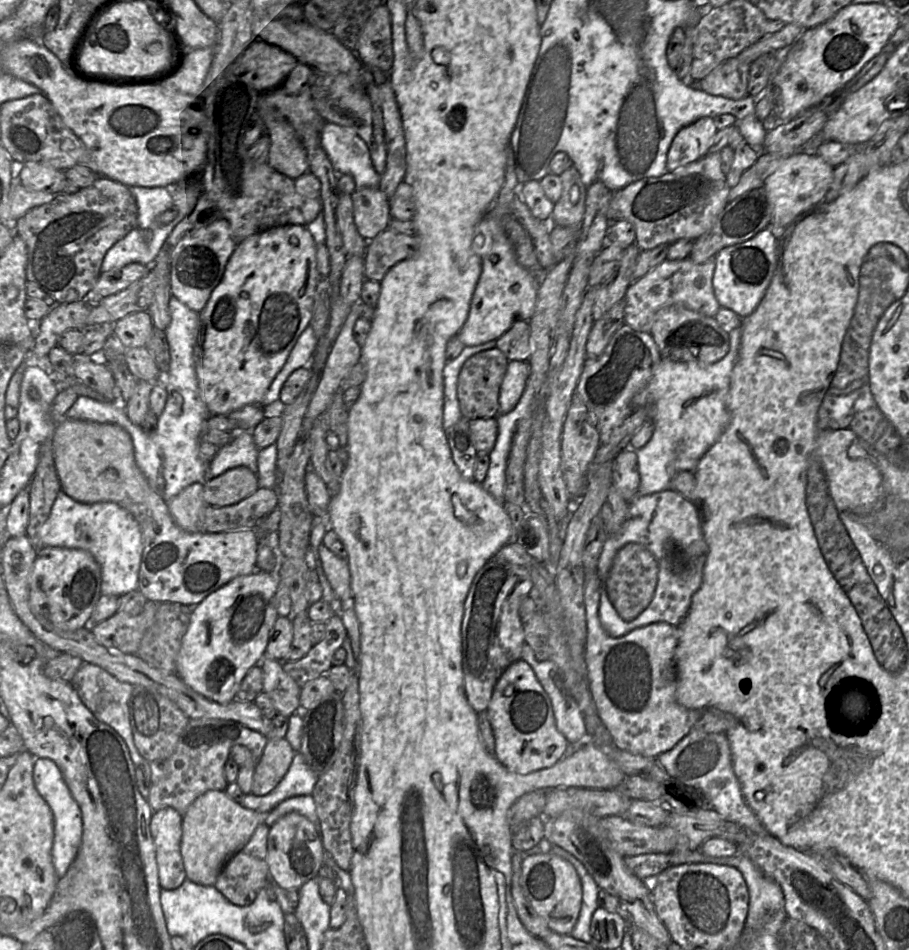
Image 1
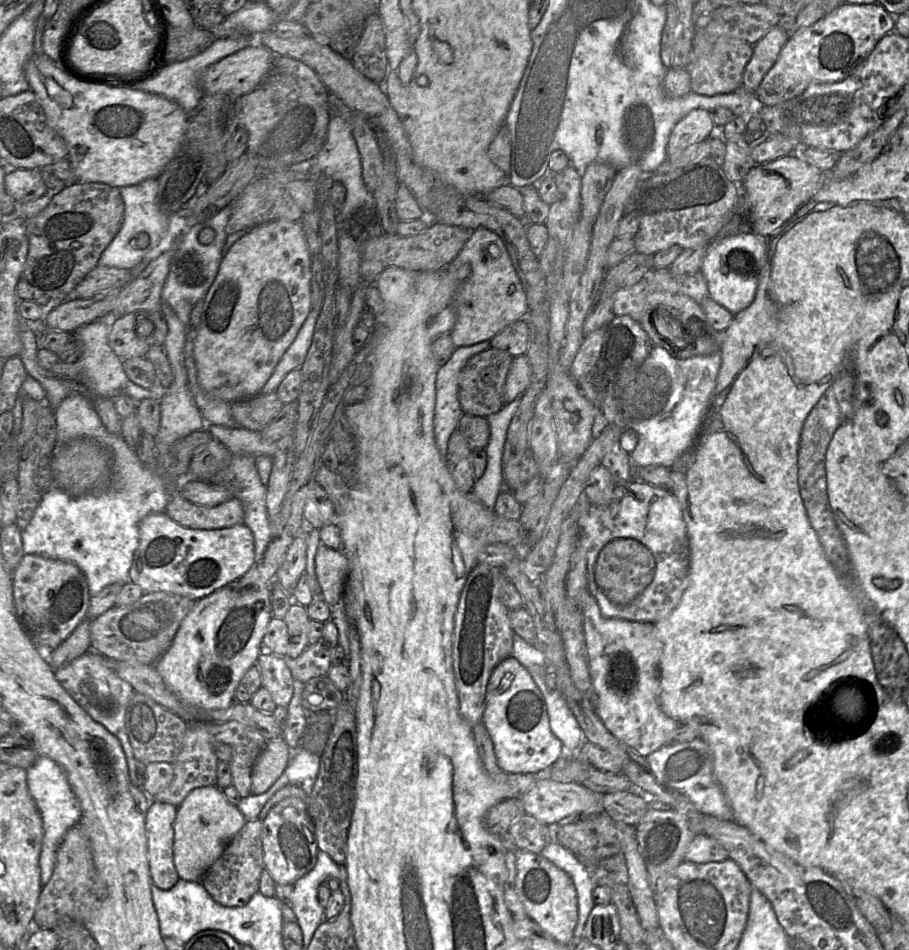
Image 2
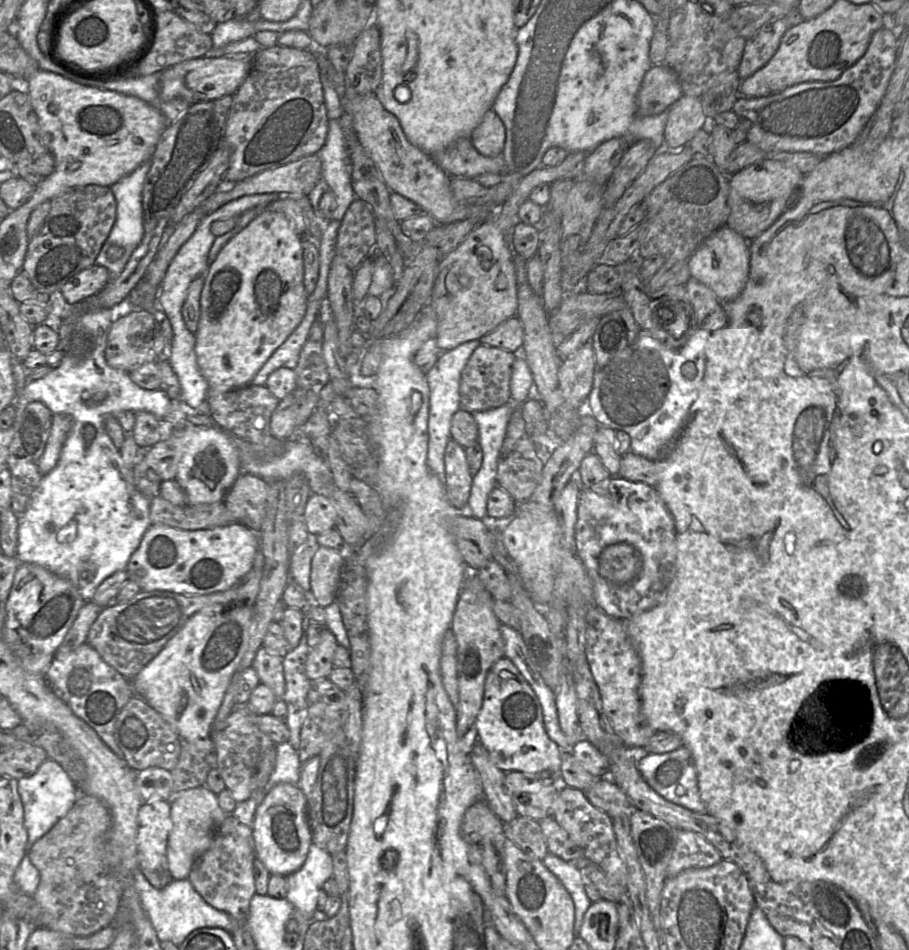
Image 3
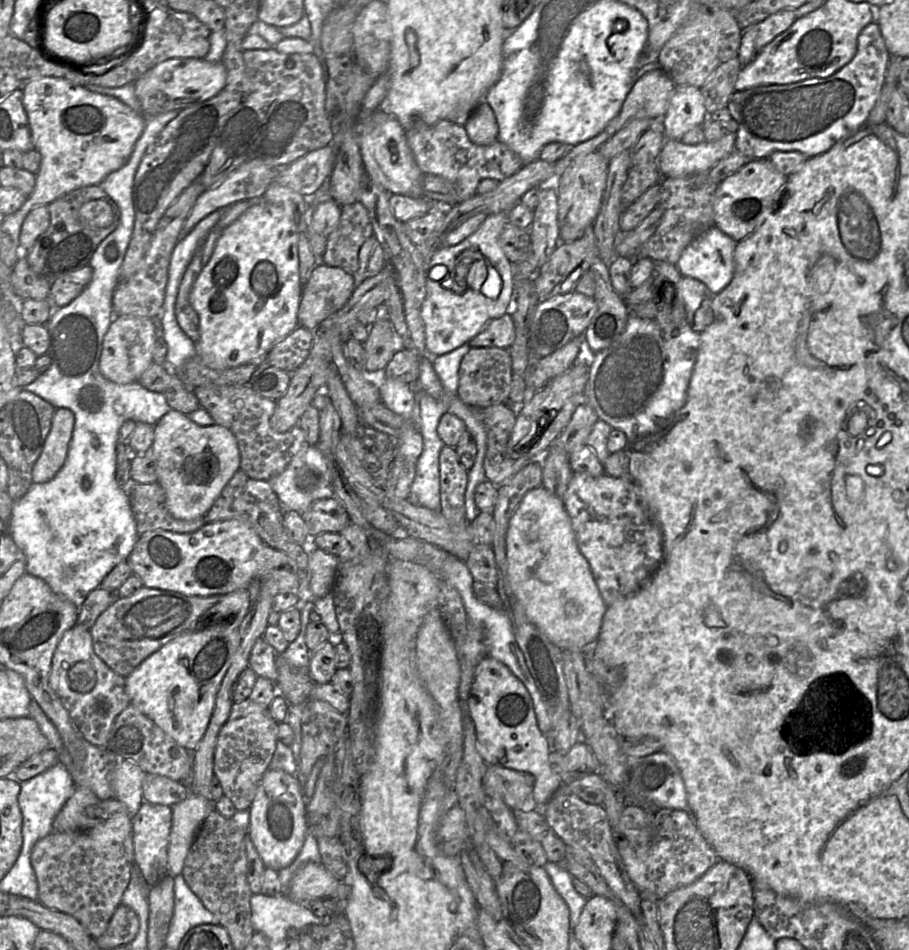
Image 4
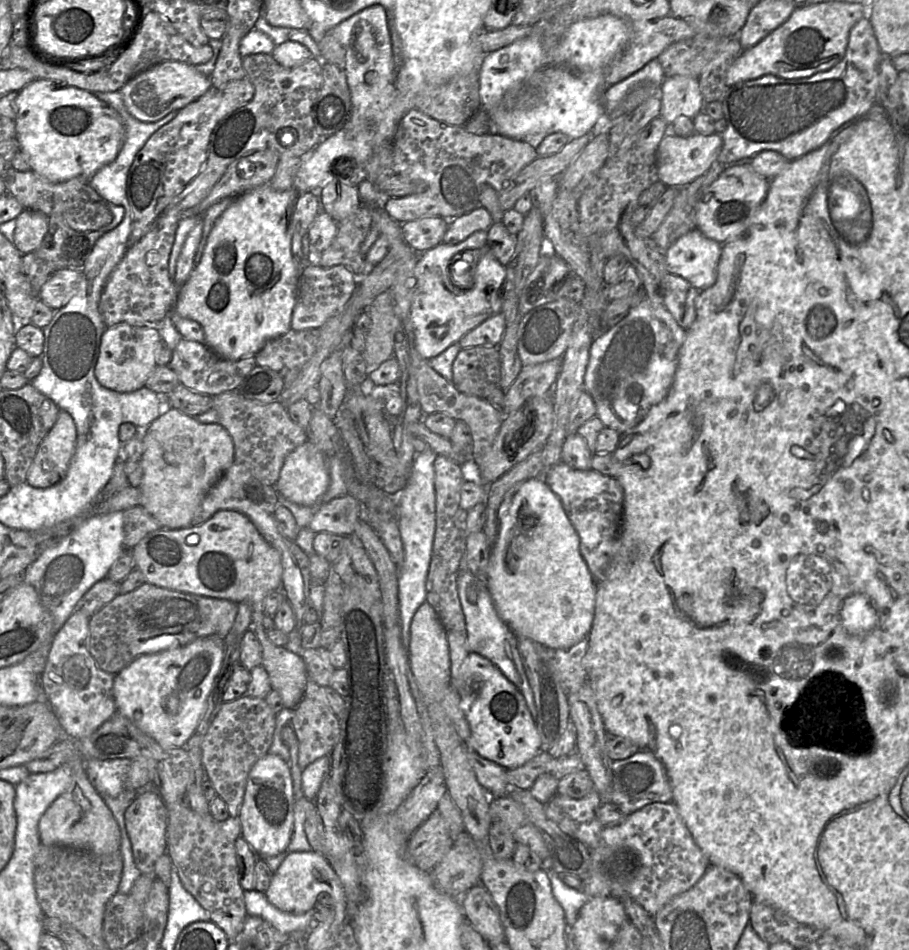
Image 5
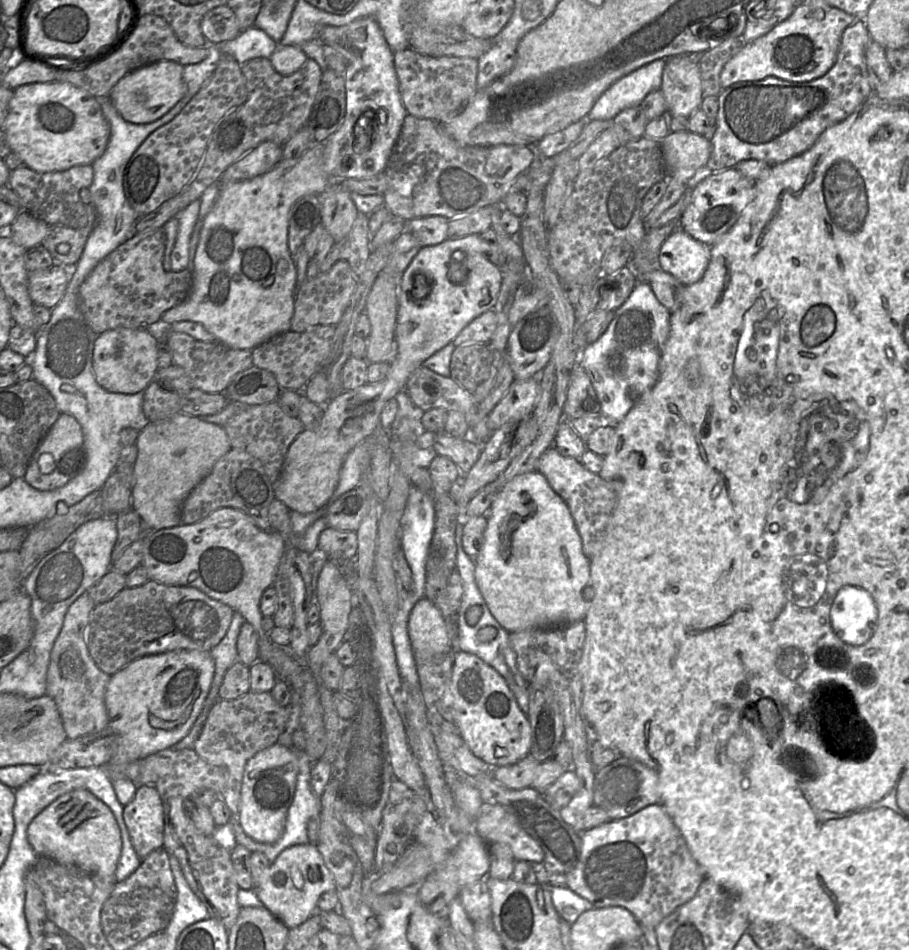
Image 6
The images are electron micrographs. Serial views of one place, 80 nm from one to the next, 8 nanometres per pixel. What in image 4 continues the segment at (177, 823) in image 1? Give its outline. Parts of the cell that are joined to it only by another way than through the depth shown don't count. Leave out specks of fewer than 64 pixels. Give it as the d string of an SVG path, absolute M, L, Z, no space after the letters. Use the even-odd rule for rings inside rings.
M143 801L132 818L134 863L149 886L158 884L168 874L168 844L172 825L172 807Z

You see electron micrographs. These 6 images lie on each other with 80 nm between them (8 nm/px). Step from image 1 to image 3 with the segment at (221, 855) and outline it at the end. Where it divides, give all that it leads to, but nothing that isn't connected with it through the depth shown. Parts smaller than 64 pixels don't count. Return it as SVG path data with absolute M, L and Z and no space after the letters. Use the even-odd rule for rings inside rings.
M207 786L176 794L170 799L172 828L167 843L167 860L171 875L176 880L186 880L197 857L211 845L216 827L229 815L218 803L218 797Z

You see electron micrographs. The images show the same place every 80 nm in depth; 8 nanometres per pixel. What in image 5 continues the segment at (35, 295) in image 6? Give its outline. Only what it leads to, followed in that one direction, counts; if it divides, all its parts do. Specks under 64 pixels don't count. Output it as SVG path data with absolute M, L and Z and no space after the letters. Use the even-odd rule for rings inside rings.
M79 269L55 271L41 287L38 299L53 310L65 306L79 288L82 273Z

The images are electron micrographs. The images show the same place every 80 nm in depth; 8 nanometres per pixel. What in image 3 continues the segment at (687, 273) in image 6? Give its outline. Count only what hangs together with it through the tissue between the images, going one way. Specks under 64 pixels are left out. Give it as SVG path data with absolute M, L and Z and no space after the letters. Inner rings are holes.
M728 226L709 236L687 259L691 279L708 286L721 302L736 299L743 291L749 274L749 240Z

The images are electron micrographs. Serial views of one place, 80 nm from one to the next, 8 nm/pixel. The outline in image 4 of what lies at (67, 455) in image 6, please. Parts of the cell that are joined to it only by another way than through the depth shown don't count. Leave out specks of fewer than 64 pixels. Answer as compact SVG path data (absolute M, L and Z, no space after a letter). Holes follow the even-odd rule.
M56 409L50 432L32 470L33 483L50 481L60 471L67 457L74 422L74 414L69 409Z

